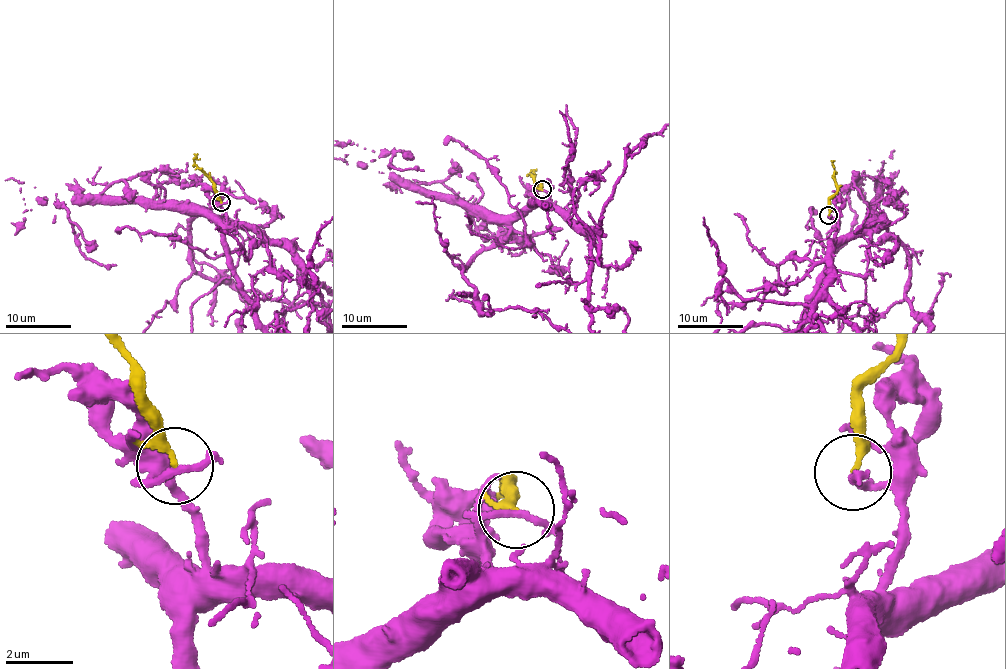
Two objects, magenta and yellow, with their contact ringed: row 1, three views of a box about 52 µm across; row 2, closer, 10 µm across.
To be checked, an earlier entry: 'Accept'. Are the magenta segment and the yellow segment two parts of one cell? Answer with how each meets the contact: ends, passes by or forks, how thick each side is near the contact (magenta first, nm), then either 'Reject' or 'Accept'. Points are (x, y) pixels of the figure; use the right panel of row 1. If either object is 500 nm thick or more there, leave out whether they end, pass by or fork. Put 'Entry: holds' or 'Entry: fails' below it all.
At the ring magenta passes by. At the ring yellow passes by. Thickness 190 nm (magenta) against 170 nm. Reject
Entry: fails

